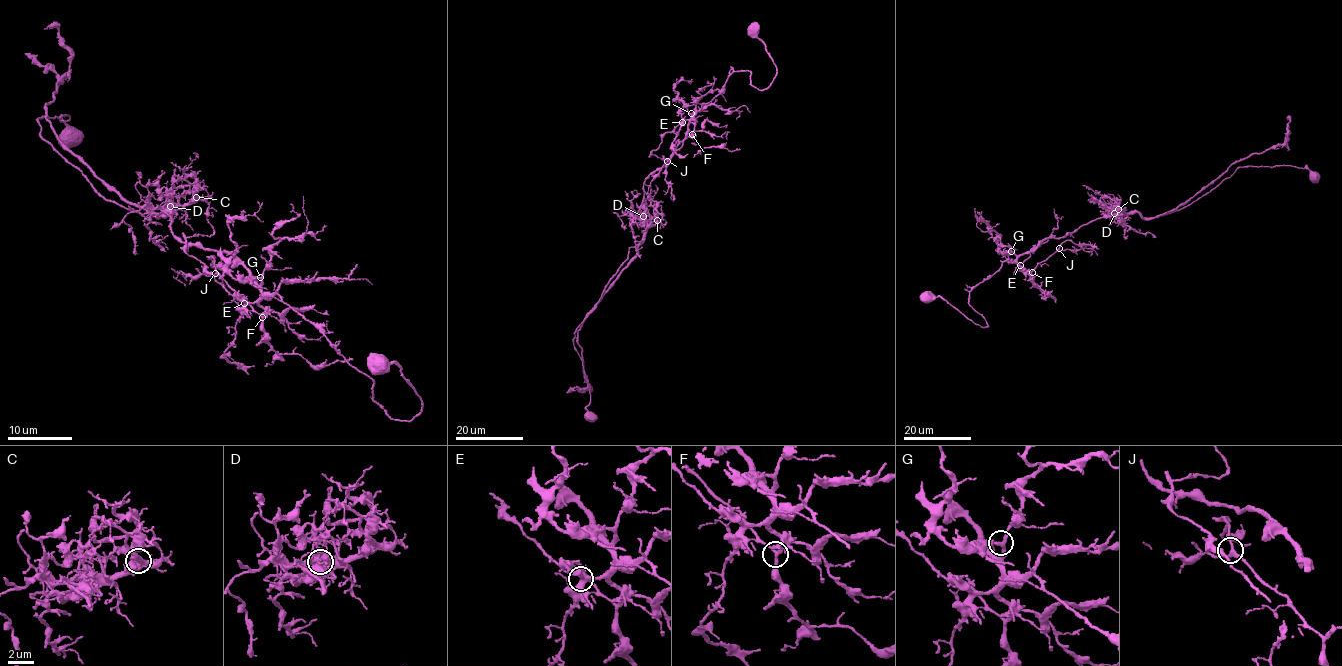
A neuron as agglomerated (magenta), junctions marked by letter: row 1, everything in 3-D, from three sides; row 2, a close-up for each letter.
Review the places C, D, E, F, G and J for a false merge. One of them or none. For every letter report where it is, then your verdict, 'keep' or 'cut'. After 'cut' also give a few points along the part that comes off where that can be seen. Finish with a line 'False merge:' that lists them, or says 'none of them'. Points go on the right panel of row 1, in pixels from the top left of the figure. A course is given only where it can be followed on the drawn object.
C: place (1118, 209); keep
D: place (1114, 213); cut; course (1114, 214), (1136, 212), (1146, 218), (1172, 213), (1207, 194), (1238, 168), (1291, 165), (1308, 169), (1317, 182)
E: place (1020, 265); keep
F: place (1032, 272); keep
G: place (1011, 251); keep
J: place (1059, 248); keep
False merge: D

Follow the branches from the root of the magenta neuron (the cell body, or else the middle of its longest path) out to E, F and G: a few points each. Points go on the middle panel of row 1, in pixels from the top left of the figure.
E: (753, 30), (775, 65), (773, 81), (758, 89), (750, 83), (749, 71), (735, 71), (719, 94), (682, 122)
F: (753, 30), (775, 65), (773, 81), (758, 89), (749, 71), (733, 71), (723, 89), (691, 119), (692, 134)
G: (753, 30), (775, 65), (773, 81), (758, 89), (749, 71), (735, 71), (719, 94), (692, 118), (691, 113)

